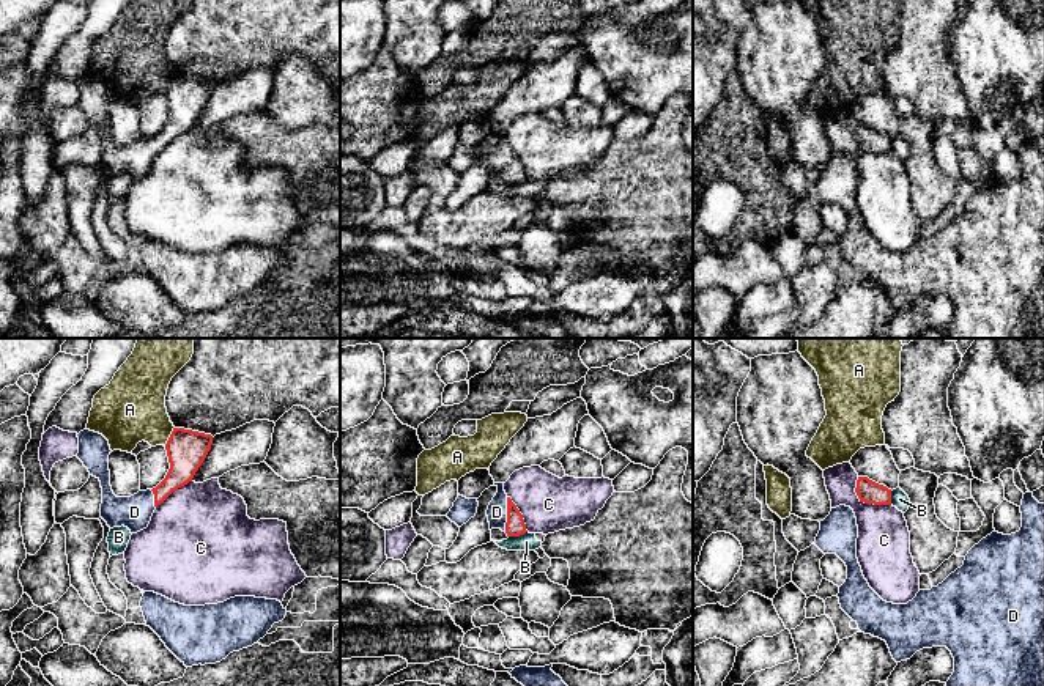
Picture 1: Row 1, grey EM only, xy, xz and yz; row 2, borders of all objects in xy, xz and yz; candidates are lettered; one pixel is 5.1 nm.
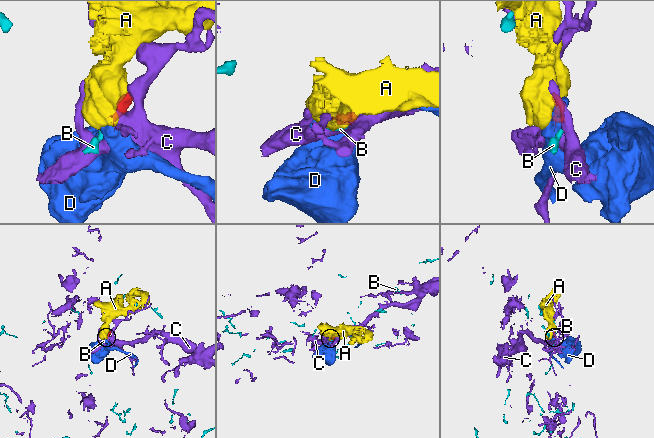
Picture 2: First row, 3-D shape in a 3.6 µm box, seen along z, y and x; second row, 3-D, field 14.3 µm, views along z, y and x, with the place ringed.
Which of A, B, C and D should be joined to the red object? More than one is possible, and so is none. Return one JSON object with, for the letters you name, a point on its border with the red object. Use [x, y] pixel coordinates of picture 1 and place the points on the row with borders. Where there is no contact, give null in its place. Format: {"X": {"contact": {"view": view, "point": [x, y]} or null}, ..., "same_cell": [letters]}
{"D": {"contact": {"view": "xz", "point": [507, 515]}}, "same_cell": ["D"]}

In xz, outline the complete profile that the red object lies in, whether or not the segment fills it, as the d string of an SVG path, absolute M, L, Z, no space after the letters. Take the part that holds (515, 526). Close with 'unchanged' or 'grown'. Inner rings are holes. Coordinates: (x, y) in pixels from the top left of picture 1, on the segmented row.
M494 483L496 496L488 505L487 516L491 529L501 529L507 537L520 537L526 533L523 514L504 491L504 483Z | grown

